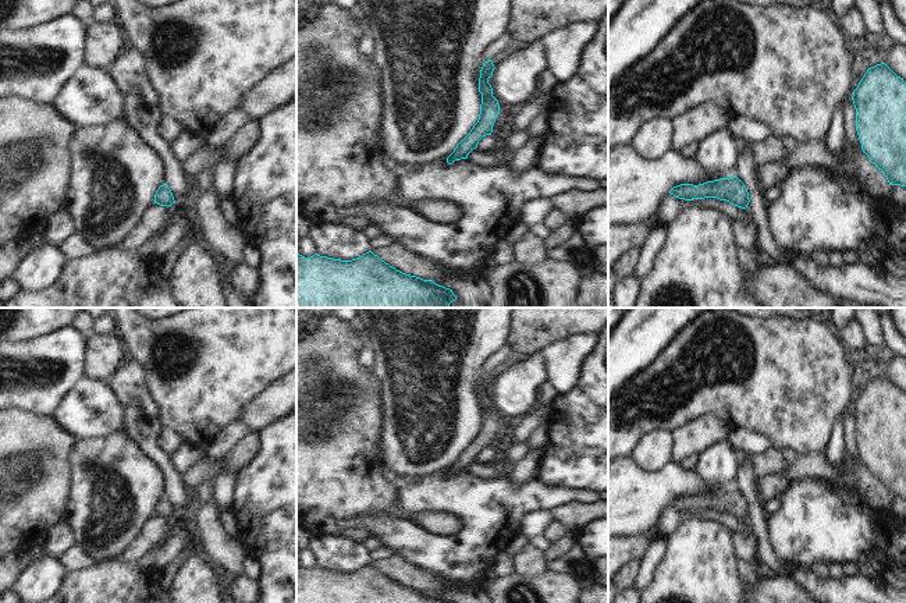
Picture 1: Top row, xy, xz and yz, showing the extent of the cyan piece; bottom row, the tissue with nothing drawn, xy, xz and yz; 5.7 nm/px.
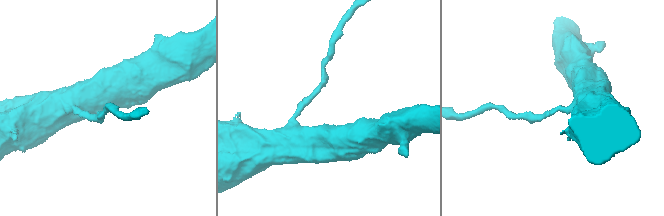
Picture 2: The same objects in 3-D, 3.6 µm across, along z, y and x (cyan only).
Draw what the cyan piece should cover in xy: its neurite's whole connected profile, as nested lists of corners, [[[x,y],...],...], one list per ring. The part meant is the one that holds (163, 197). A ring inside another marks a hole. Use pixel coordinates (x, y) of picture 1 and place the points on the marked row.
[[[167,184],[160,185],[159,189],[156,191],[154,203],[167,207],[175,203],[173,192]]]

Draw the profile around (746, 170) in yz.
[[[739,152],[735,175],[745,184],[749,192],[750,202],[746,209],[750,221],[757,226],[757,249],[764,258],[775,263],[789,263],[789,255],[782,252],[772,238],[770,221],[767,219],[767,201],[764,198],[764,191],[758,184],[757,166],[749,152]]]

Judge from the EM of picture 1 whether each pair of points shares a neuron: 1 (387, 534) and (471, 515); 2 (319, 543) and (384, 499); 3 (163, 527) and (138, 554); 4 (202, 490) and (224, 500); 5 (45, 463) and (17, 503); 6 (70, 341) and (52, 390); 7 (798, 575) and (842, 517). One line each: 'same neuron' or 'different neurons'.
1: same neuron
2: different neurons
3: same neuron
4: different neurons
5: same neuron
6: same neuron
7: different neurons

